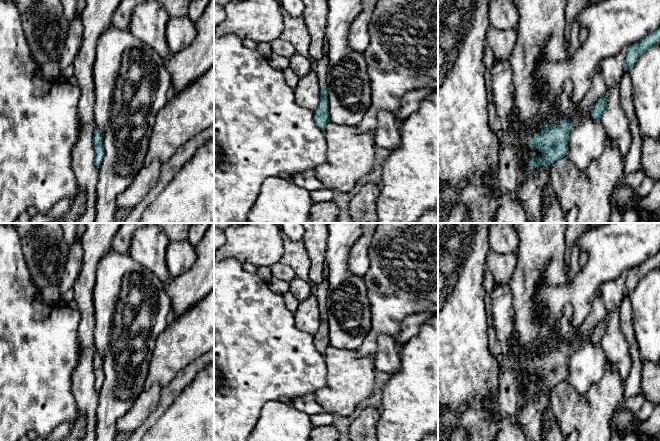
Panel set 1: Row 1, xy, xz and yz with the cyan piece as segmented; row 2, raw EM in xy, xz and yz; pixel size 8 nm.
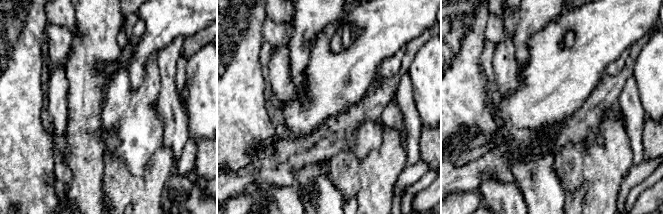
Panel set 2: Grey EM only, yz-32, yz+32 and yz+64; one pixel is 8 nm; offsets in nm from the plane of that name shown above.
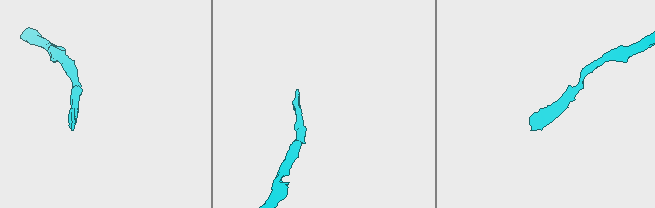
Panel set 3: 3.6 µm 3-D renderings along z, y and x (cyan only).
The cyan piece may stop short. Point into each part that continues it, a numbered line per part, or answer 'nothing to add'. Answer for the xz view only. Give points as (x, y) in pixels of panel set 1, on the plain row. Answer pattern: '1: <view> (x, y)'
1: xz (320, 290)

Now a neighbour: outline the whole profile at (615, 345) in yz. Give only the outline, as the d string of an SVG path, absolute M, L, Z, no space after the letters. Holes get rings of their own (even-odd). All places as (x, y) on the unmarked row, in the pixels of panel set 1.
M623 271L616 279L605 283L600 291L607 317L607 329L600 344L623 382L626 382L632 365L629 345L621 330L619 317L627 273Z

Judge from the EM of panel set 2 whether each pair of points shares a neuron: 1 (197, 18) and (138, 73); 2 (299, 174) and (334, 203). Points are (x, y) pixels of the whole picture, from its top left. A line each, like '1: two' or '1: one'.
1: one
2: one

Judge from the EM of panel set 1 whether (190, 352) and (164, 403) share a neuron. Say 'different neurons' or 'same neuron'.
different neurons

